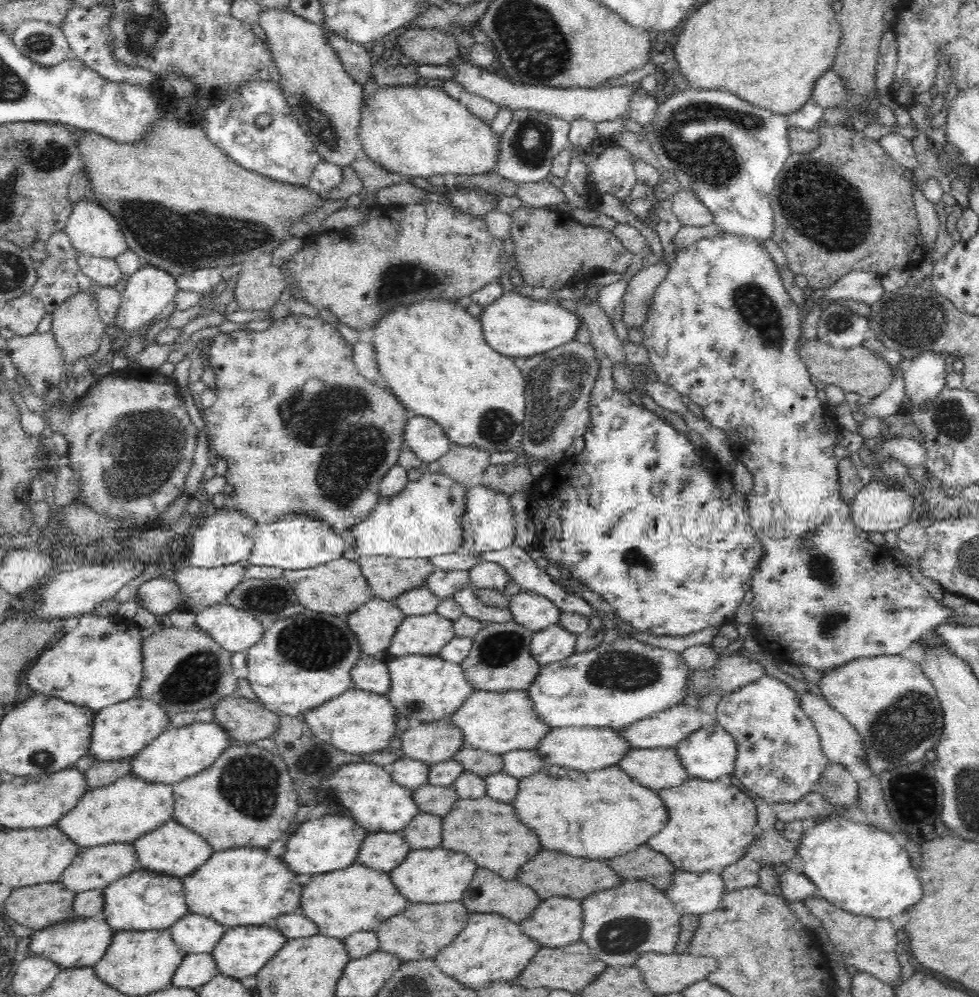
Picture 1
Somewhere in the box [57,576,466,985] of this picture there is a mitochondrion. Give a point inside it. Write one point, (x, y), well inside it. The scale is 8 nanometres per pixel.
(312, 642)

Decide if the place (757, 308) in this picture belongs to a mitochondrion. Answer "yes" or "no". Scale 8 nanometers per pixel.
yes

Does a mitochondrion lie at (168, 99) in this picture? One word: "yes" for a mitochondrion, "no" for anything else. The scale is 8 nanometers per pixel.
no

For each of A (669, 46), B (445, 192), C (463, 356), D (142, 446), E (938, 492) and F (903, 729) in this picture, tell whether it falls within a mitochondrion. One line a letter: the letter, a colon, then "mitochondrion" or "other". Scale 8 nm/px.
A: other
B: other
C: other
D: mitochondrion
E: other
F: mitochondrion

